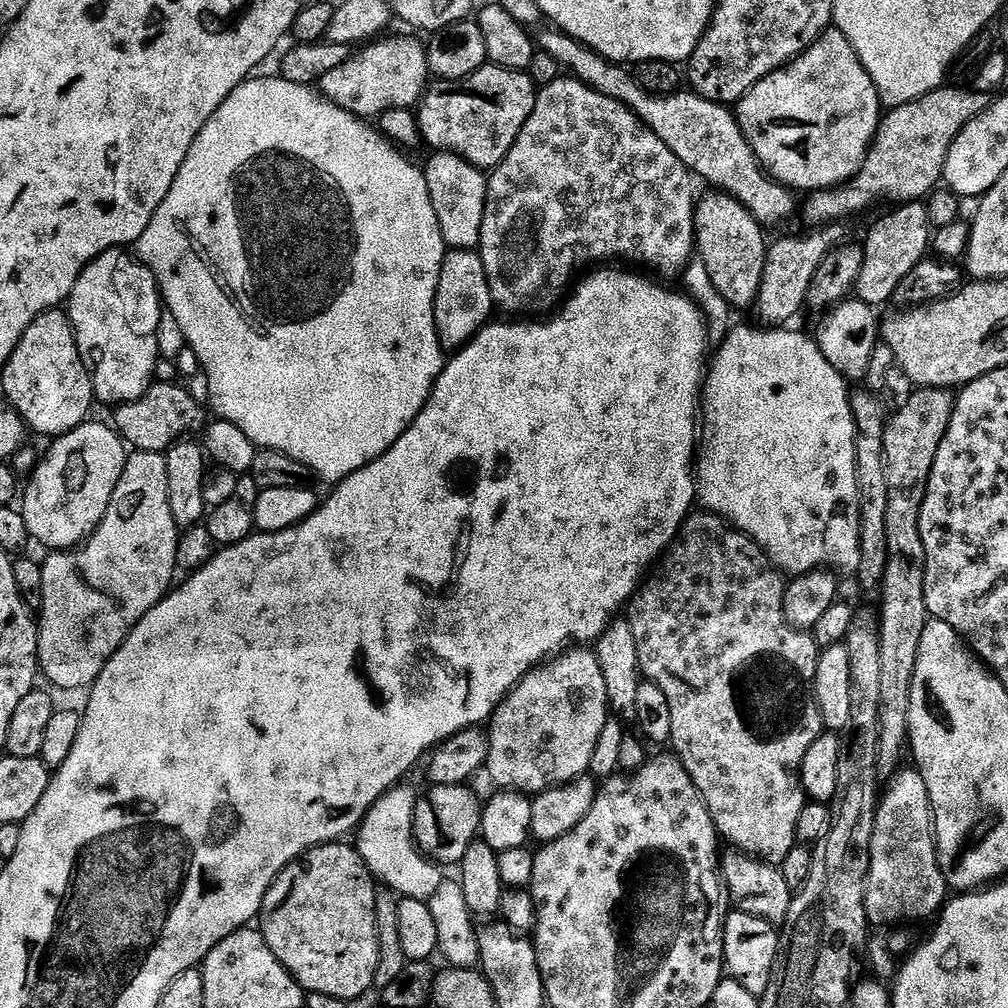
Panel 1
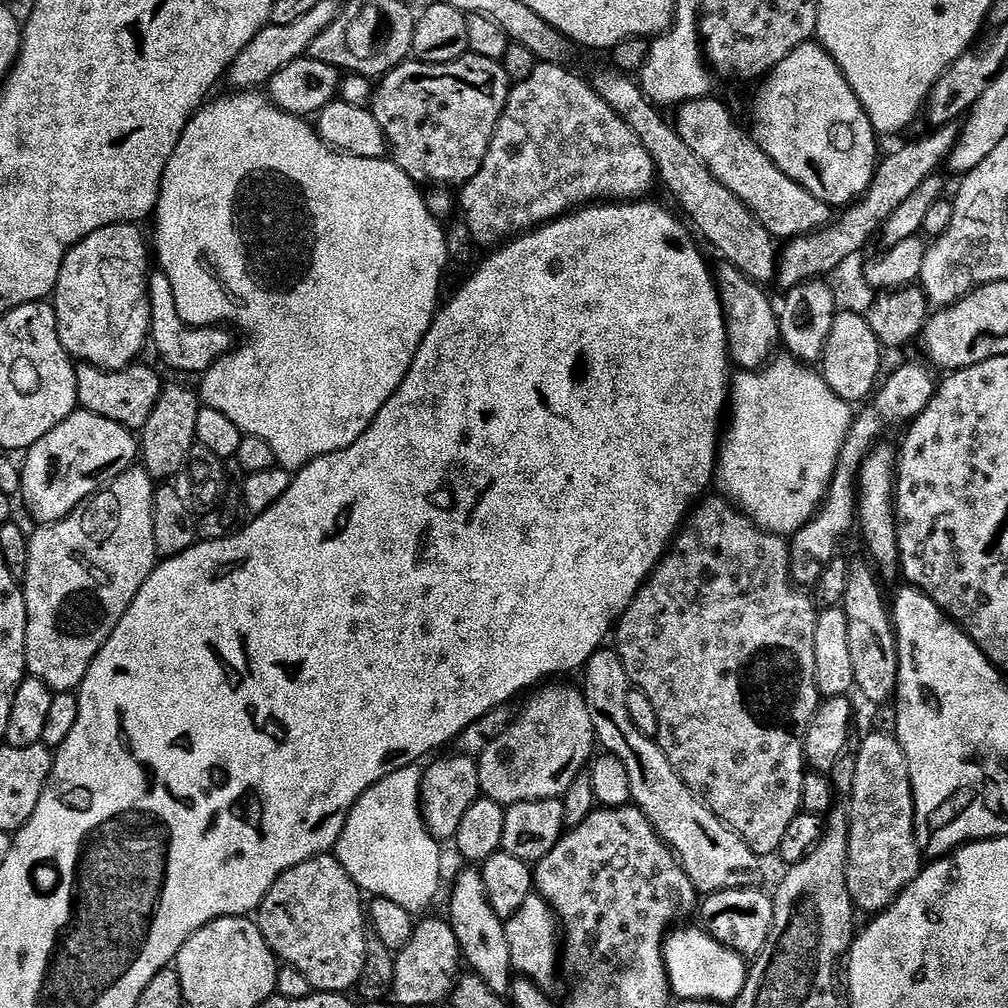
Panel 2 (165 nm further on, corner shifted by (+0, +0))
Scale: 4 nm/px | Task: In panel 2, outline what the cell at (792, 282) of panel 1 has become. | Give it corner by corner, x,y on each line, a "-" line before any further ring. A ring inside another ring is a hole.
955,123
945,124
935,129
933,136
920,140
917,144
908,144
897,150
893,156
883,157
879,165
876,179
863,198
847,209
848,212
840,221
837,219
830,230
821,230
811,236
798,236
783,245
782,255
778,260
779,283
796,286
807,281
816,272
816,260
832,260
839,262
855,252
863,252
868,248
868,239
879,233
884,224
922,185
933,179
932,175
947,165
949,156
956,149
962,135

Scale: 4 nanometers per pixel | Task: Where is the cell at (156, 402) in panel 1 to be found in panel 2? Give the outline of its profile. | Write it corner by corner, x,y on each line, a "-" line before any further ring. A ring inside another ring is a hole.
139,362
120,371
104,371
90,363
81,363
79,367
76,368
76,399
79,407
83,409
83,411
98,414
110,422
118,422
118,426
129,430
142,430
146,426
150,414
154,414
154,408
160,398
162,391
160,374
157,369
147,368
146,365

